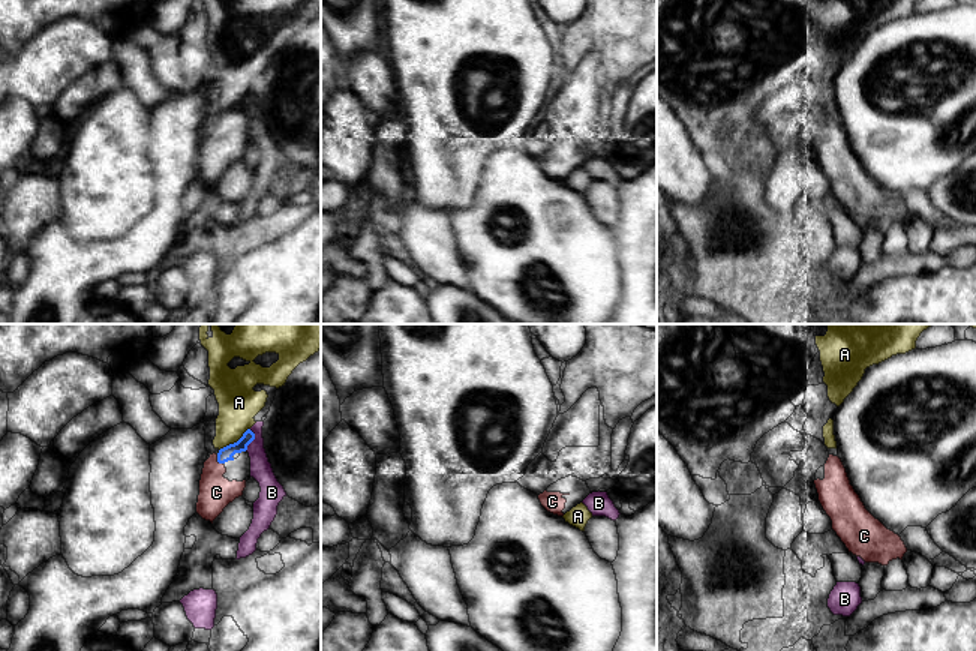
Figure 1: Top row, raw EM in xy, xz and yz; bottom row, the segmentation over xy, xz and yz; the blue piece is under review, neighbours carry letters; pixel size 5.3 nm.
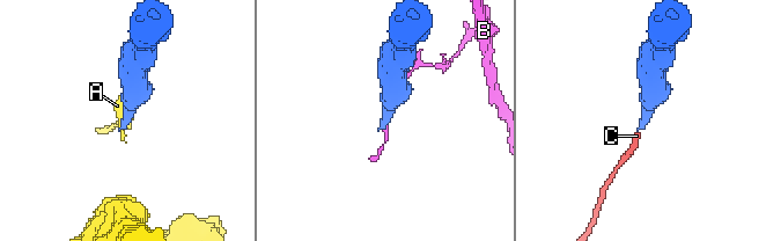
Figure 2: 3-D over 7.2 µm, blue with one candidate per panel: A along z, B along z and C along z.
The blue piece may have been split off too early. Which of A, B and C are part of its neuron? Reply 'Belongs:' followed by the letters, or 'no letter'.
Belongs: C

